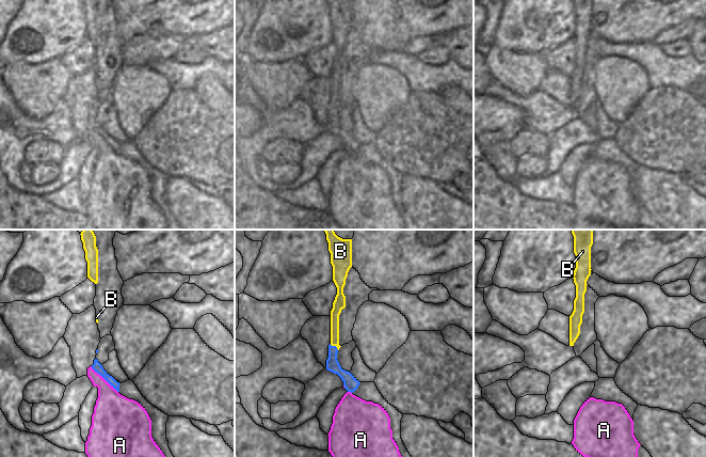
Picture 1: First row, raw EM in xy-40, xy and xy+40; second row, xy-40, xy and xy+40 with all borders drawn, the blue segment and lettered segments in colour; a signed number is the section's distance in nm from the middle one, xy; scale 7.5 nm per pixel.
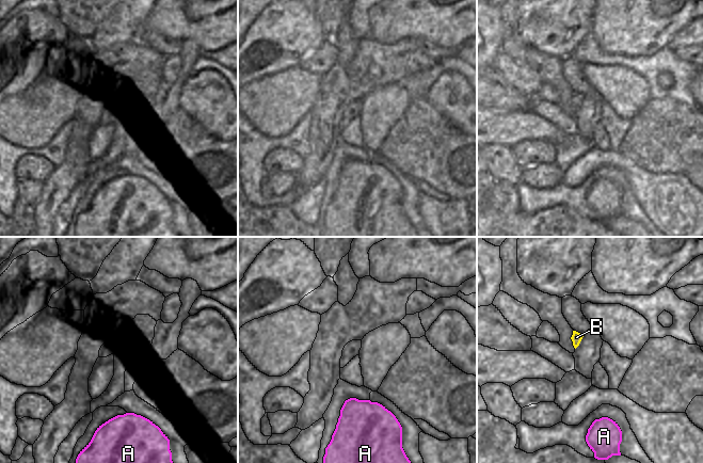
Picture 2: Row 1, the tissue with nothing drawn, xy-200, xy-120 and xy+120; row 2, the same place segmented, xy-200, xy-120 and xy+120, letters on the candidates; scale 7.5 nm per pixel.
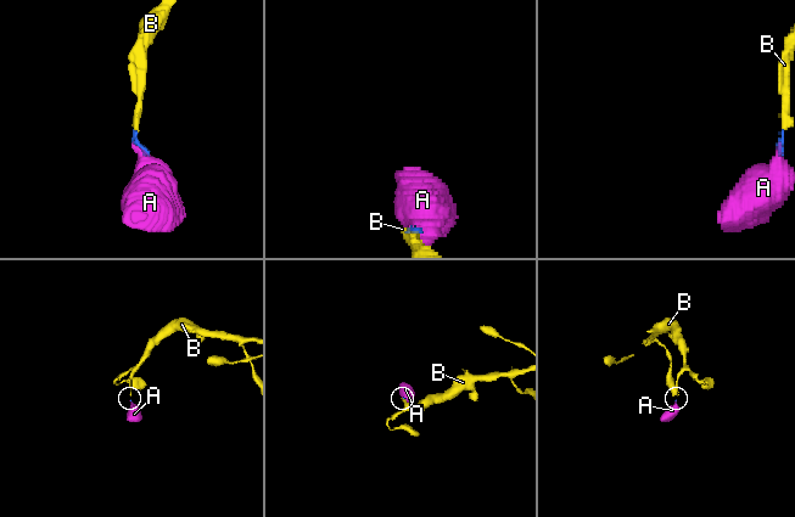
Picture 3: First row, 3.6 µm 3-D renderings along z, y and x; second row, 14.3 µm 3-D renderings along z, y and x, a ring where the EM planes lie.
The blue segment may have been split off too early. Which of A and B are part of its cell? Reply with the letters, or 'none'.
A, B

